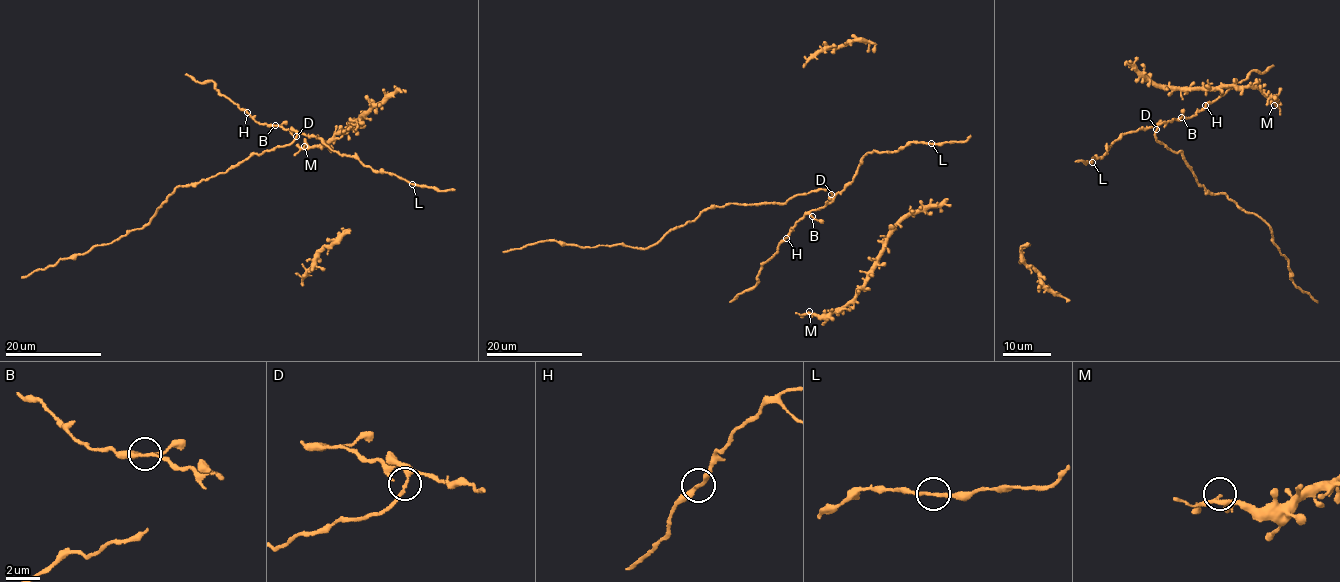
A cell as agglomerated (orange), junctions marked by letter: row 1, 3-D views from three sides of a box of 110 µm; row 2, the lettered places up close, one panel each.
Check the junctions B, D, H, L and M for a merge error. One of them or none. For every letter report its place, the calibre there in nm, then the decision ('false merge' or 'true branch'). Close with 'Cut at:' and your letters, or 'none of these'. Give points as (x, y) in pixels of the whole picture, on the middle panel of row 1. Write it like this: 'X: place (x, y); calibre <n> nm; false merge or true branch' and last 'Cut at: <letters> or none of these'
B: place (812, 216); calibre 170 nm; true branch
D: place (831, 194); calibre 170 nm; true branch
H: place (786, 238); calibre 180 nm; true branch
L: place (931, 143); calibre 180 nm; true branch
M: place (809, 311); calibre 200 nm; true branch
Cut at: none of these

